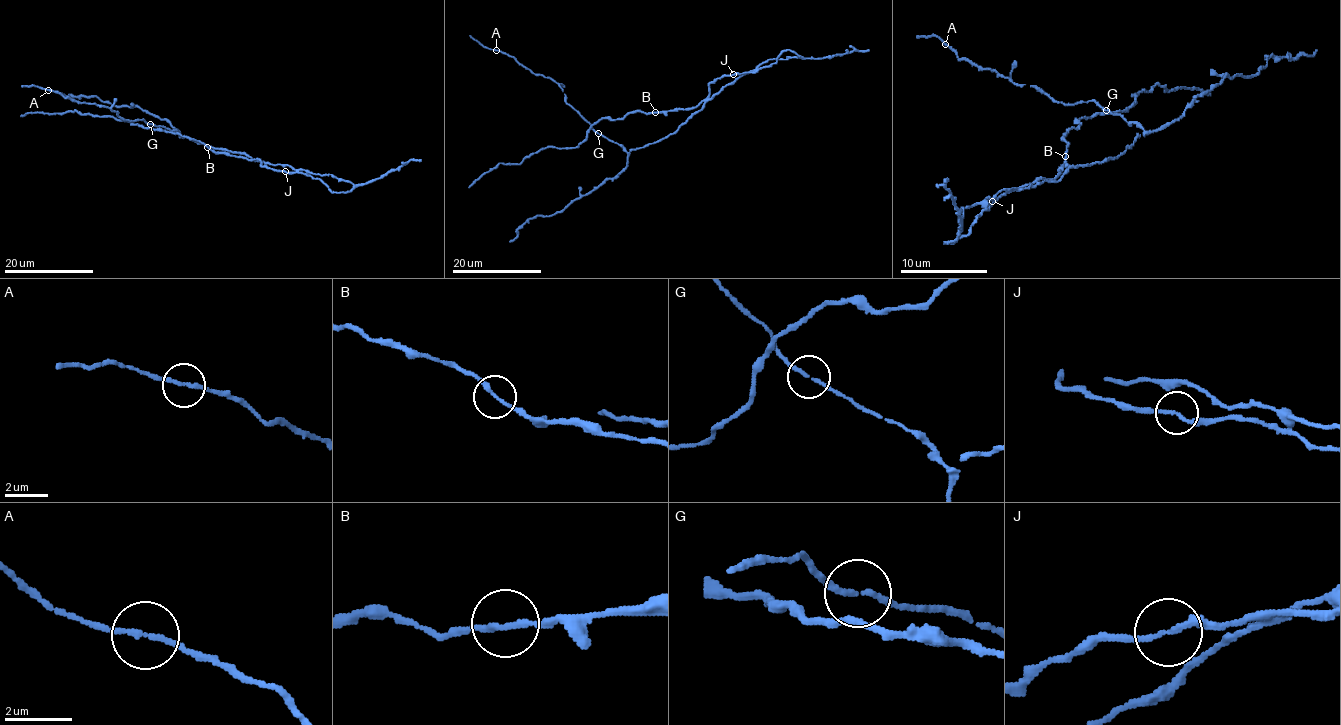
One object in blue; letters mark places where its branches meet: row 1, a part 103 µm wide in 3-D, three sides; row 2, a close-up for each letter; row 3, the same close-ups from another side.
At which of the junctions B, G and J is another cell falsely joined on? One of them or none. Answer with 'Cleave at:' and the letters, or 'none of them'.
Cleave at: none of them

